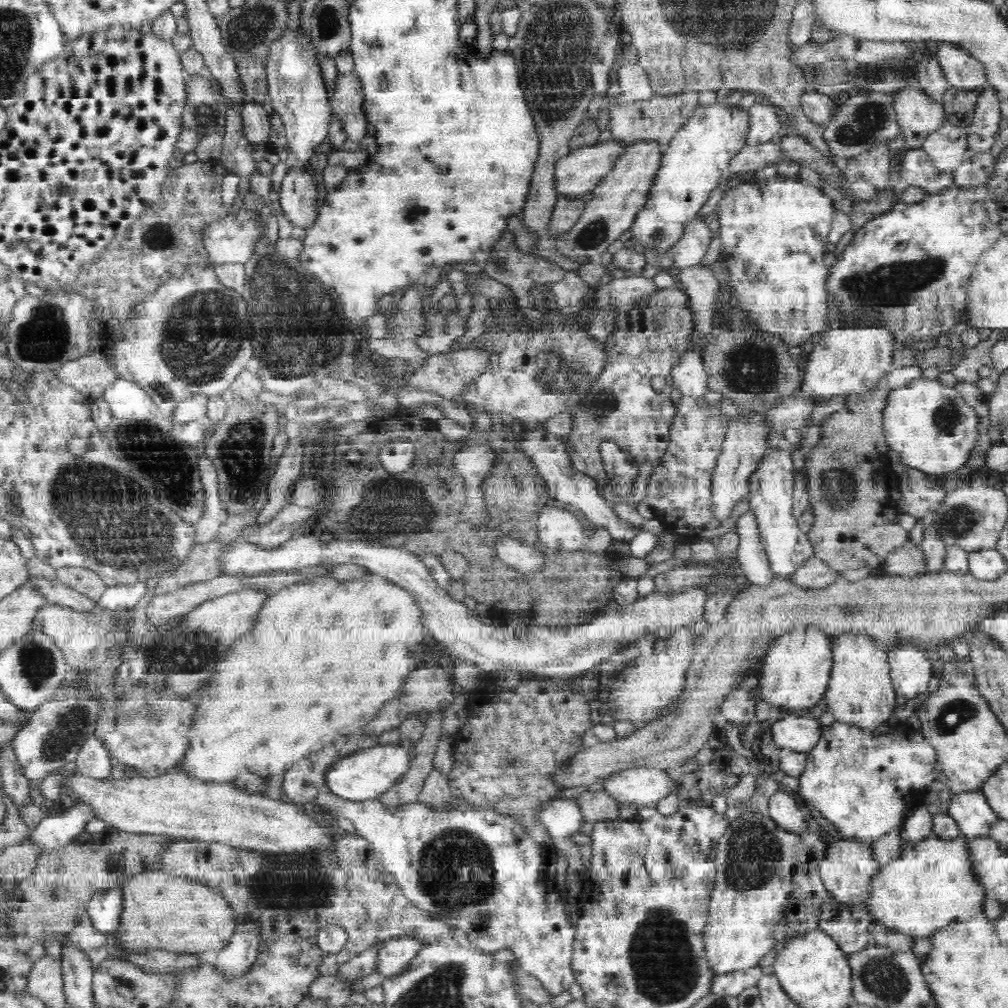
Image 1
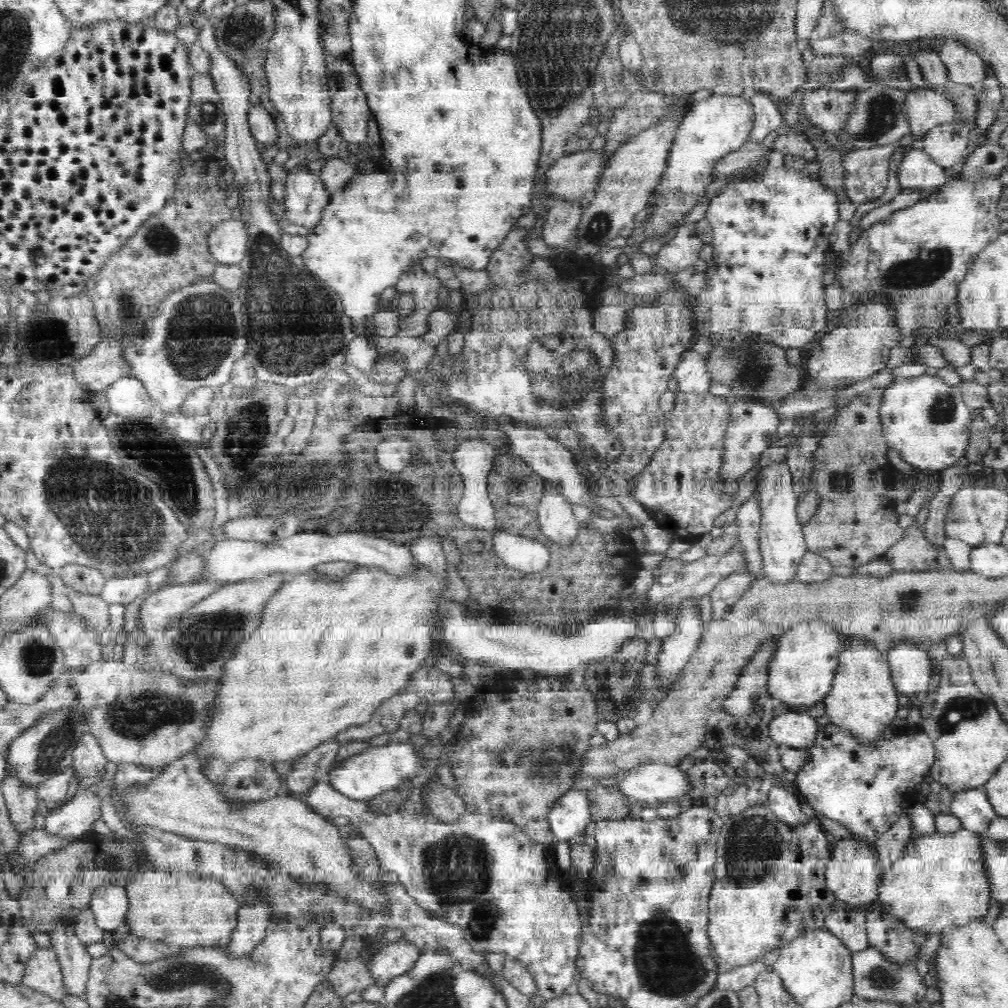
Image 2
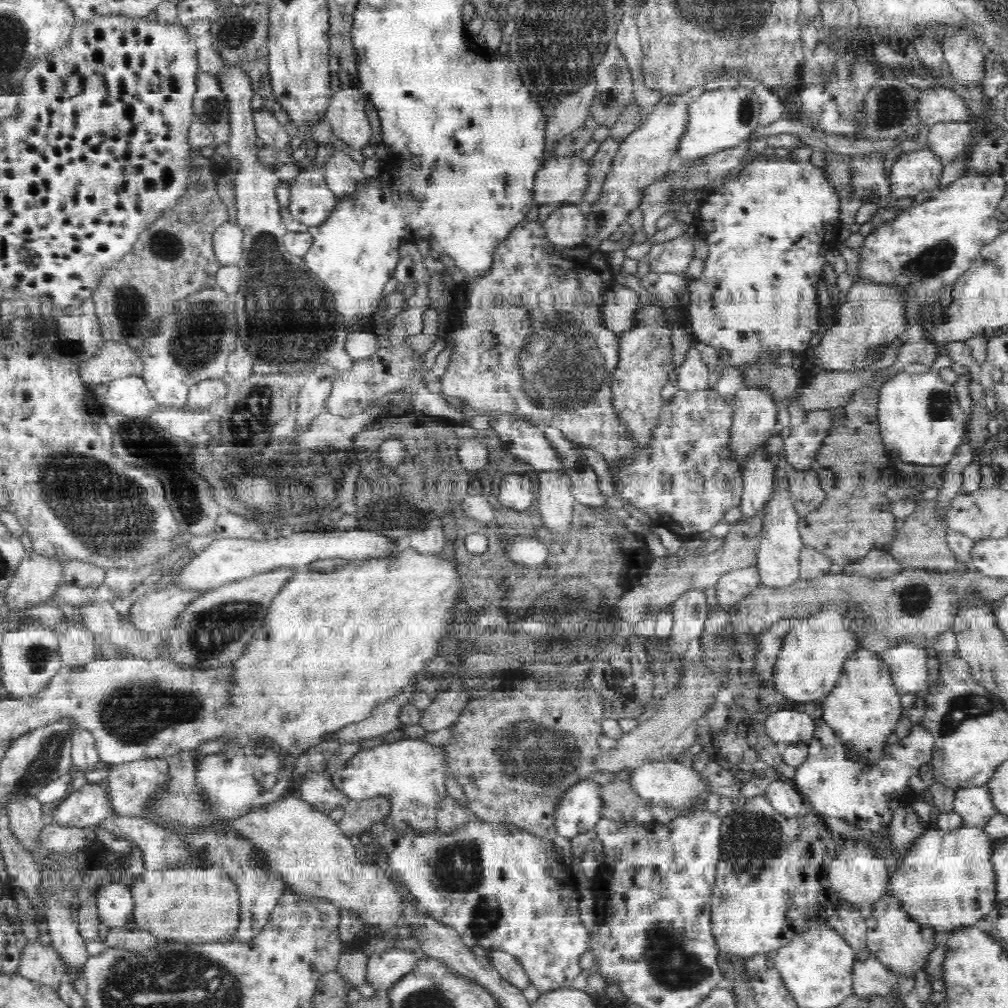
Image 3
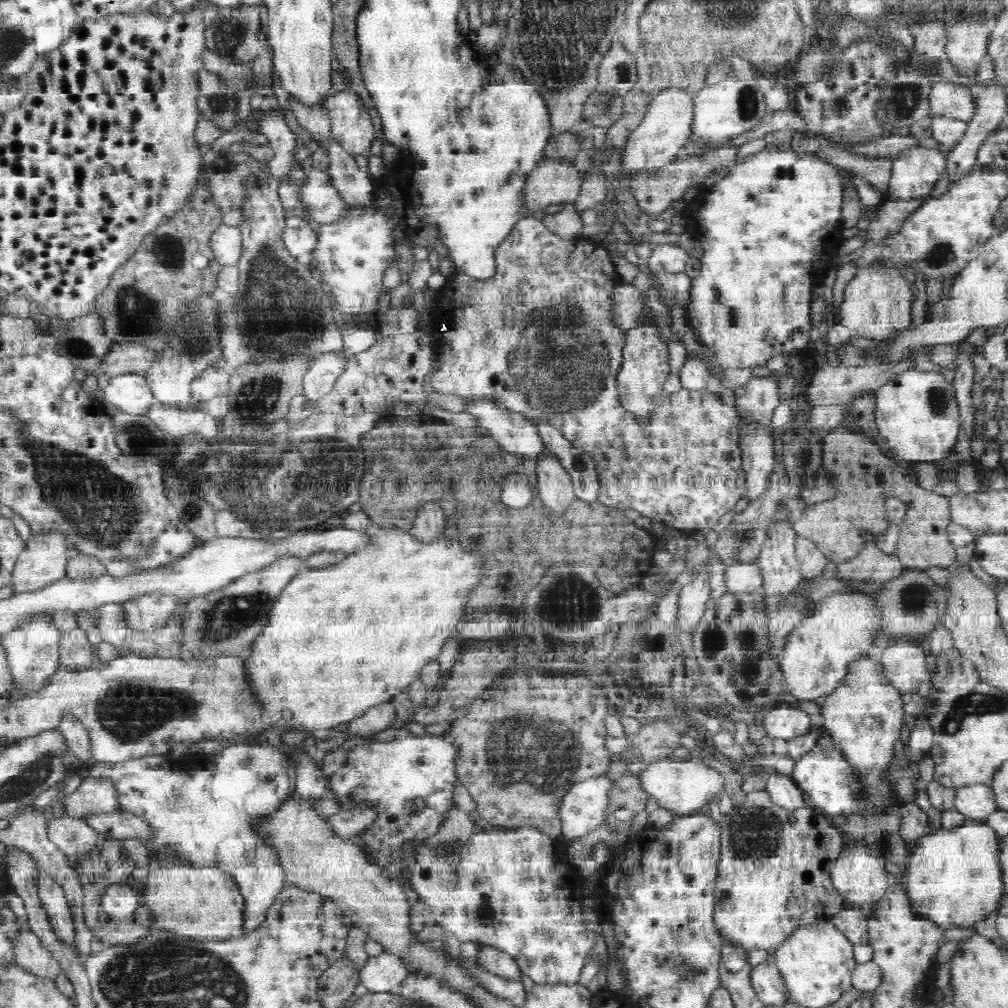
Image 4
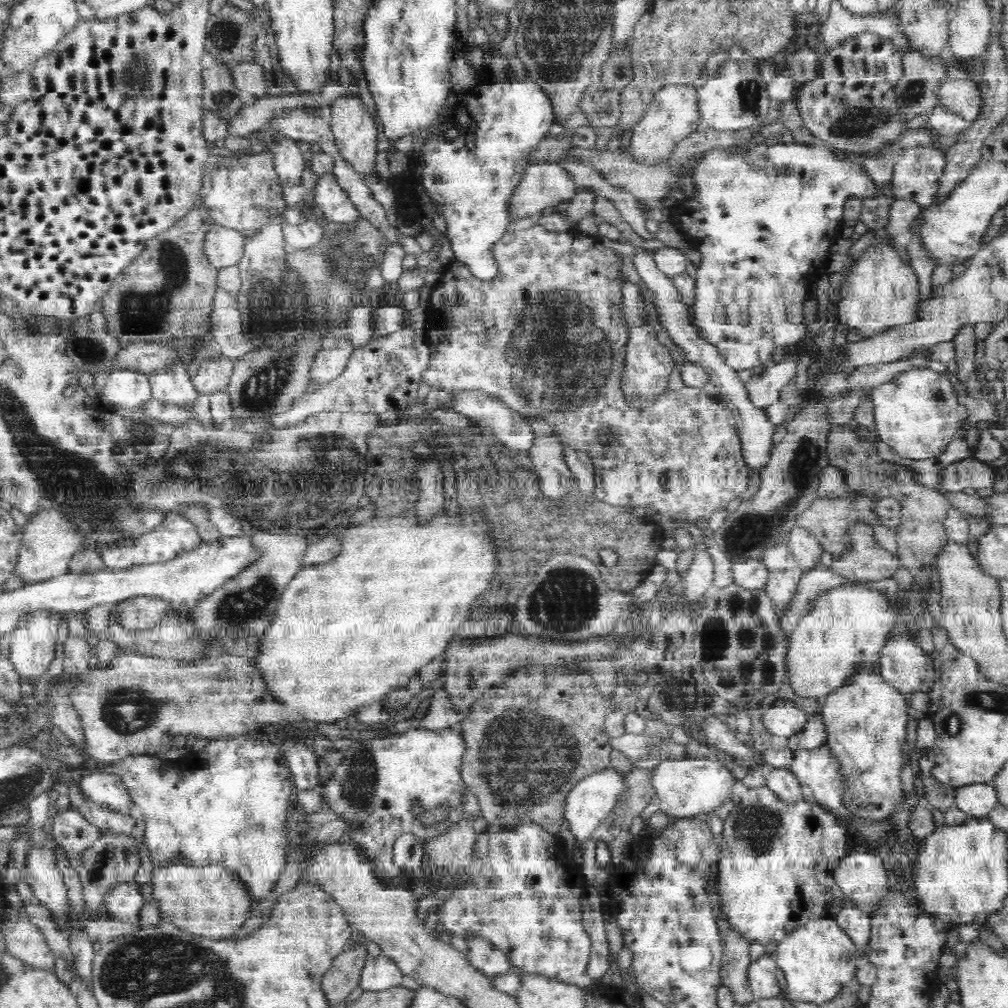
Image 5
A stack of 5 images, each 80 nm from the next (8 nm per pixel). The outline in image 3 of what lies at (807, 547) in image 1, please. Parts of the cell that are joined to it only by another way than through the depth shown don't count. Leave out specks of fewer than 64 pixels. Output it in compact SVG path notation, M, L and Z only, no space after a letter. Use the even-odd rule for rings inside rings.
M782 476L780 480L779 492L777 495L771 496L768 503L768 514L764 520L764 533L757 552L757 562L761 585L769 590L784 590L792 584L796 584L800 577L799 555L803 543L797 528L799 520L798 513L793 508L793 497L786 495L786 477Z

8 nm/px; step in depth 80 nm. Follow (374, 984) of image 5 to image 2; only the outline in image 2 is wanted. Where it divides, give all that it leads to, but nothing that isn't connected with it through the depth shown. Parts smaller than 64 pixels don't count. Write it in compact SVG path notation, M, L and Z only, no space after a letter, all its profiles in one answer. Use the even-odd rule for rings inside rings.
M405 940L382 946L378 953L369 956L372 984L385 989L396 977L412 970L421 952Z

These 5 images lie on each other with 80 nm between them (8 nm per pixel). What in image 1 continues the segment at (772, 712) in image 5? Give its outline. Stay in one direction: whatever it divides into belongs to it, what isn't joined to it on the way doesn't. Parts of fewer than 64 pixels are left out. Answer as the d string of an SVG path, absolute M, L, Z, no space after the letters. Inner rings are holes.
M789 711L786 717L772 724L772 738L784 752L789 750L795 750L796 752L810 751L816 746L818 738L820 738L821 727L817 719L811 718L809 715L807 716L804 711Z

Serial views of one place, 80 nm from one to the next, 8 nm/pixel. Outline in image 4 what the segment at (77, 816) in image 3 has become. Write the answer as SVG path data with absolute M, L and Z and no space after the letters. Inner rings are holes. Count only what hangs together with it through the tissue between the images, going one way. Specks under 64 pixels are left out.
M110 776L82 777L80 786L71 794L62 797L67 814L83 818L86 812L114 812L123 810L118 785Z

